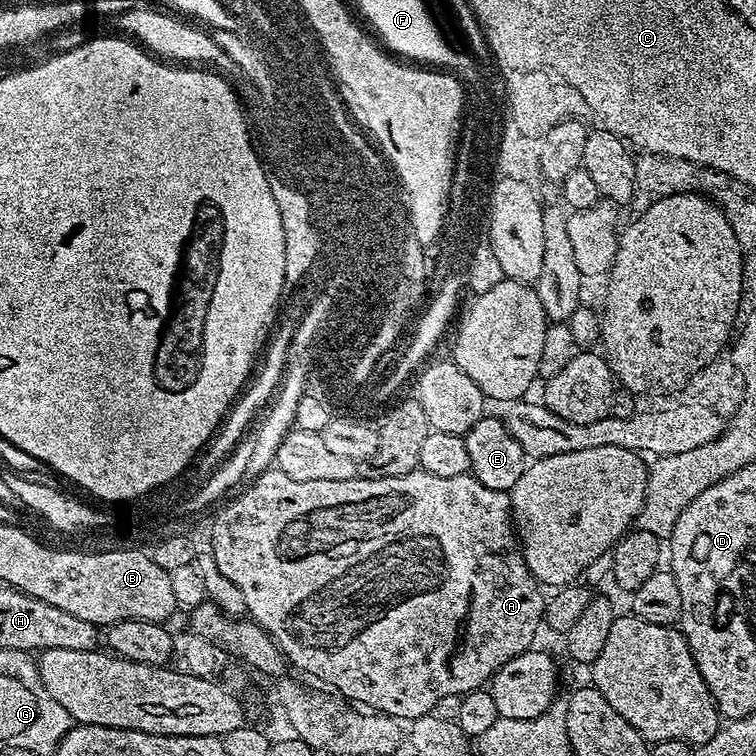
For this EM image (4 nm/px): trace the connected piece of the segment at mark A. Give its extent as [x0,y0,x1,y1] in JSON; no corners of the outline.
[210,470,546,722]

